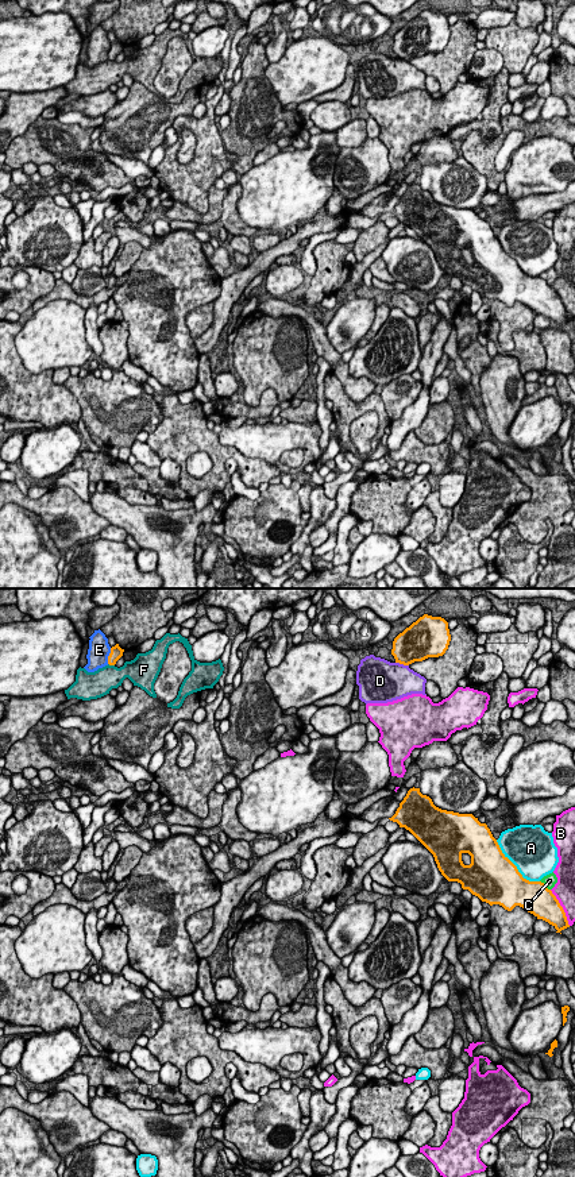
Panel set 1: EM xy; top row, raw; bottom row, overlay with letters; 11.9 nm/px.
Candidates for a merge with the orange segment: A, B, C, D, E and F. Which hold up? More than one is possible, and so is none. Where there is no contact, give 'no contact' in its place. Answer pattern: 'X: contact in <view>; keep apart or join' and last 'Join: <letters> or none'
A: contact in xy; keep apart
B: contact in xy; keep apart
C: contact in xy; keep apart
D: contact in xy; keep apart
E: contact in xy; keep apart
F: contact in xy; keep apart
Join: none

